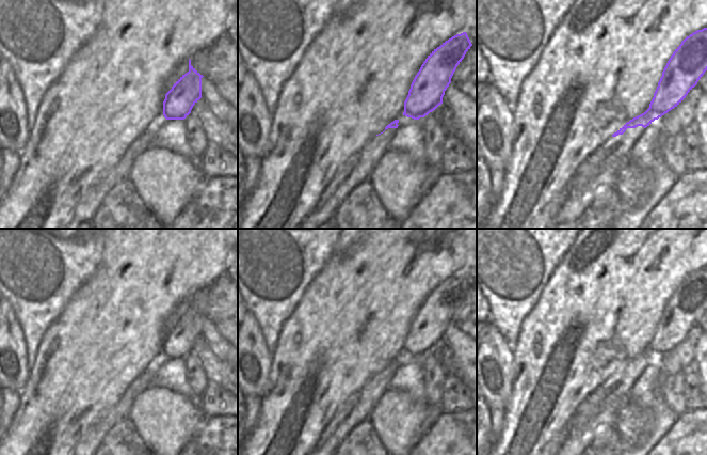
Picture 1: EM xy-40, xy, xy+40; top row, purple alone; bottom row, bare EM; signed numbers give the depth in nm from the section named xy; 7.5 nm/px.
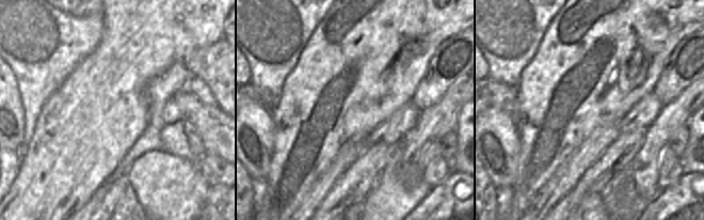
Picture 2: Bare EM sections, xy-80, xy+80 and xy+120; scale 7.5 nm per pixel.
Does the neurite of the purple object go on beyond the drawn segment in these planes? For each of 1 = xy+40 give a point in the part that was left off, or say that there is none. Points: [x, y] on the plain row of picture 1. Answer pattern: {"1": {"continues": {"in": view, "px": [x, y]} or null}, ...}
{"1": {"continues": null}}

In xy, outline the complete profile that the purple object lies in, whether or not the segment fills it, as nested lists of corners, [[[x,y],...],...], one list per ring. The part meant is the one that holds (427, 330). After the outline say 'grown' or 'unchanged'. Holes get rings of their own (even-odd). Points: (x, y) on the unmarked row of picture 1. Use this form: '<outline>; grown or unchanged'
[[[463,271],[452,276],[428,295],[411,324],[403,355],[419,359],[443,343],[445,330],[471,285],[467,272]]]; unchanged

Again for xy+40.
[[[707,267],[687,276],[669,298],[649,347],[627,361],[612,374],[623,374],[627,367],[646,367],[677,346],[707,310]]]; unchanged

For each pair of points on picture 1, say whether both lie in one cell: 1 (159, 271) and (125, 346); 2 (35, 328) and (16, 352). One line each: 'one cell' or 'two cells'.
1: one cell
2: two cells

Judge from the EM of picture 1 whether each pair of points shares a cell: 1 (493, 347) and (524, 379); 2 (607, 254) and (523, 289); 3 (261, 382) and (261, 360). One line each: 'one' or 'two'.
1: two
2: two
3: one

